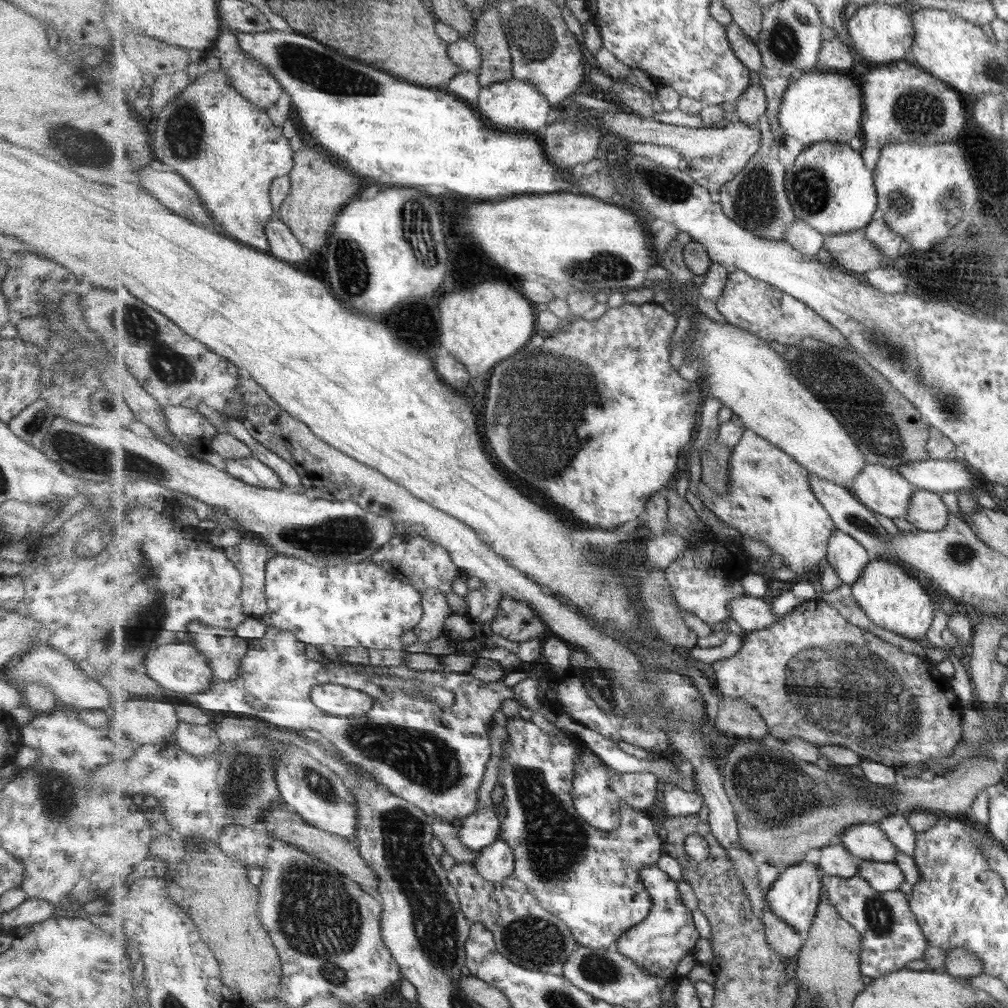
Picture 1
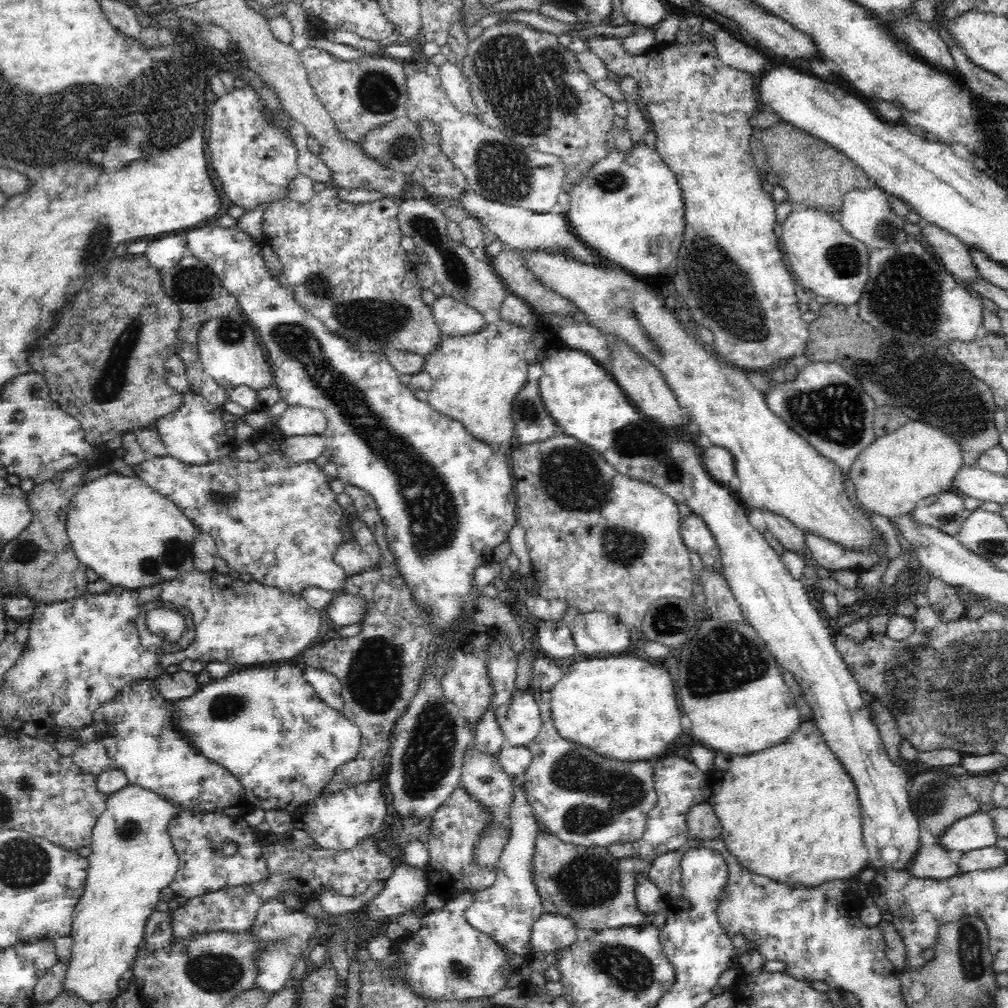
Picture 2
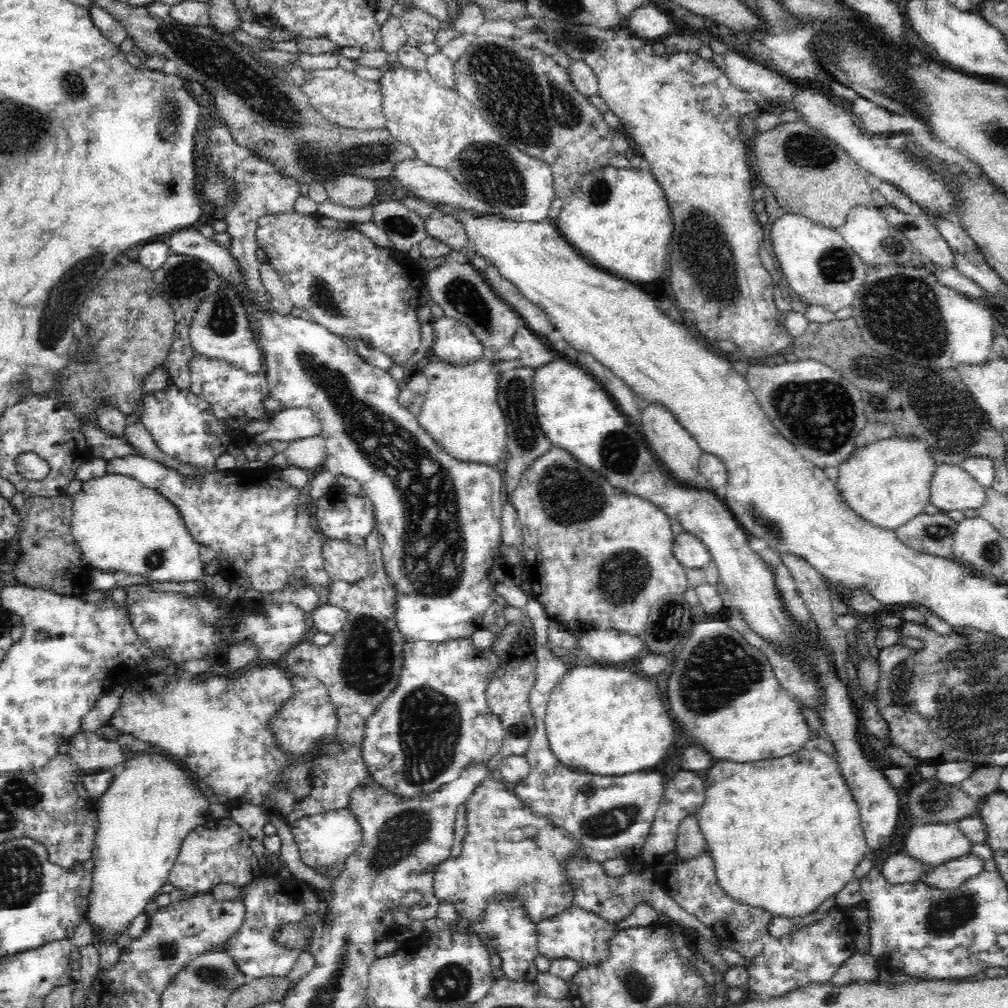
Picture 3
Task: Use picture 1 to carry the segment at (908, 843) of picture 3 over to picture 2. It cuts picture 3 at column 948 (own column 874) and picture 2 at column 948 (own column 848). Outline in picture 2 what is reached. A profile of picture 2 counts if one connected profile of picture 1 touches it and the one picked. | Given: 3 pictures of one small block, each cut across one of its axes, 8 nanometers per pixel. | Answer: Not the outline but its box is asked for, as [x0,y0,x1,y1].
[936,807,996,853]

